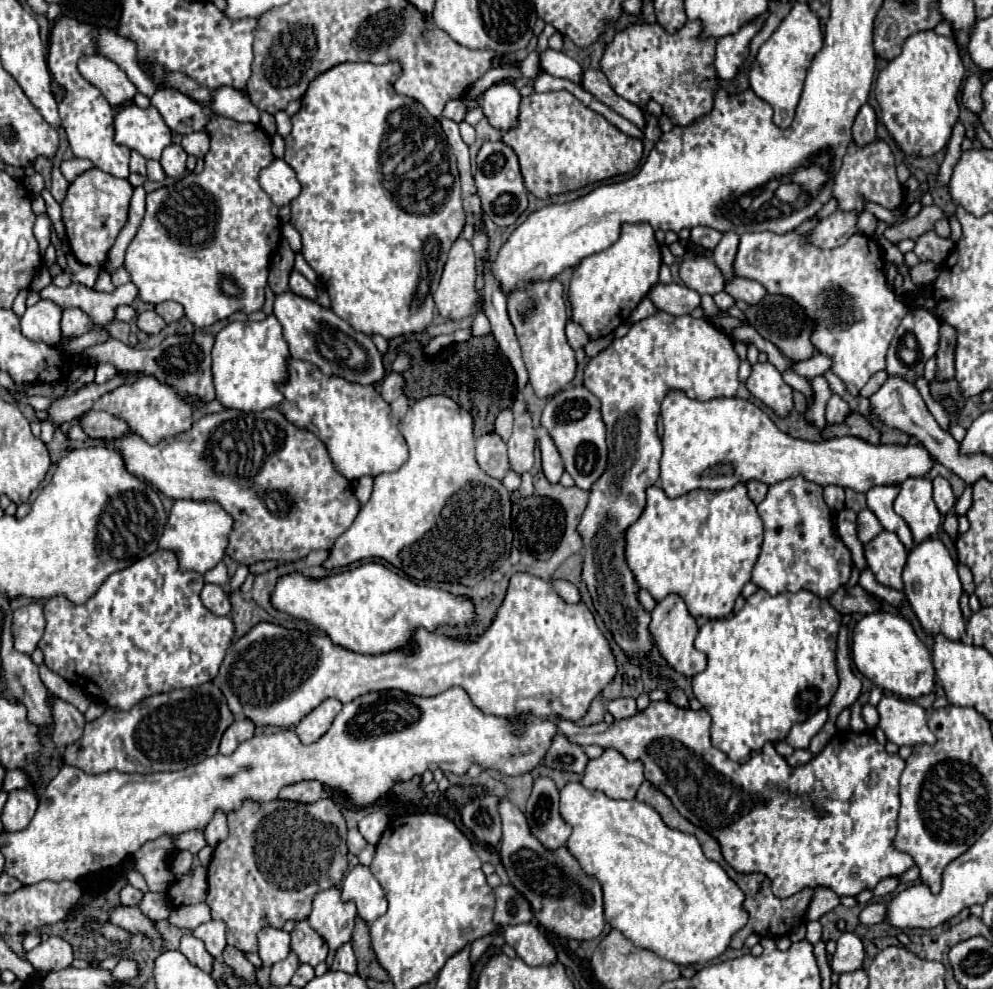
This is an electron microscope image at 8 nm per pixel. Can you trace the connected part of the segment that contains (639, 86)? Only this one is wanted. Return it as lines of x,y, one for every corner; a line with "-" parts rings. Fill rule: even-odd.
637,21
615,33
613,41
605,47
601,57
601,71
619,97
639,107
645,107
649,101
657,101
673,125
687,127
709,115
713,109
713,97
719,87
723,87
729,95
737,95
749,89
747,75
741,69
729,81
717,75
713,65
717,39
703,39
701,33
701,21
687,21
675,33
667,33
659,23

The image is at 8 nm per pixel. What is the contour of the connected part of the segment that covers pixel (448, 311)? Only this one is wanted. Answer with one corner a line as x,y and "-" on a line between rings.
459,237
453,243
433,299
441,317
453,321
463,319
477,309
475,253
467,239

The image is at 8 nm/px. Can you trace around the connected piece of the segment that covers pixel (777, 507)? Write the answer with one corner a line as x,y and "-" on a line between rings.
791,477
785,481
779,481
769,487
767,497
763,503
757,505
759,517
763,519
763,545
761,555
753,567
753,583
761,589
765,589
769,595
779,593
797,593
801,589
807,589
821,599
827,599
833,591
837,591
841,585
849,581
851,575
851,551
843,545
843,541
837,537
831,525
831,511
823,501
823,487
817,483
809,483
803,477

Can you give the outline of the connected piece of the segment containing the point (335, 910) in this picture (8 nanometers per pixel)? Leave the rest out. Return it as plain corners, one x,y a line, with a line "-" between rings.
339,889
319,891
313,899
313,911
311,911
307,921
321,935
321,939
329,947
329,953
325,961
329,969
333,963
335,951
341,945
351,941
355,915
357,915
355,905
353,903
343,903

